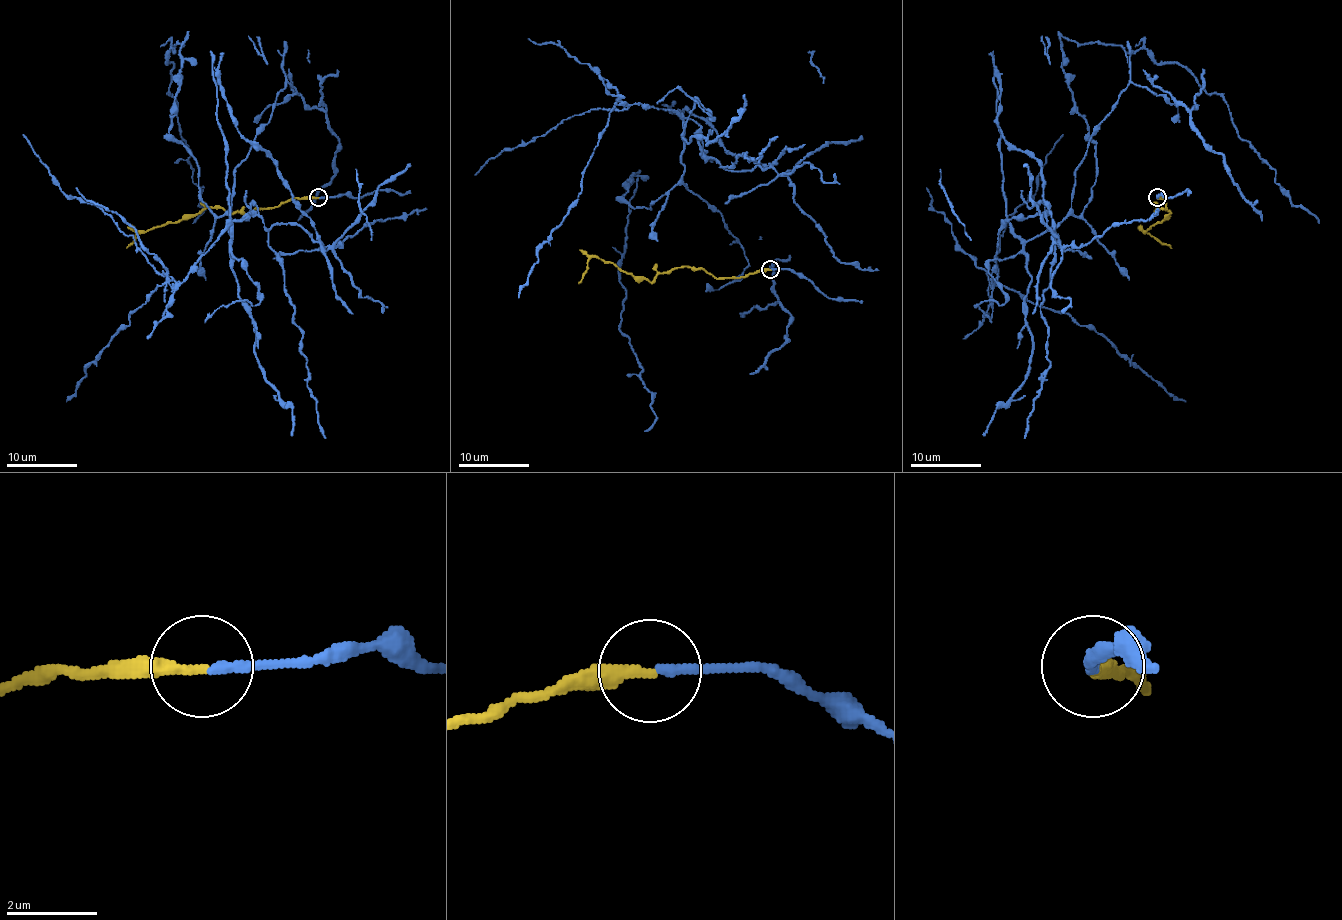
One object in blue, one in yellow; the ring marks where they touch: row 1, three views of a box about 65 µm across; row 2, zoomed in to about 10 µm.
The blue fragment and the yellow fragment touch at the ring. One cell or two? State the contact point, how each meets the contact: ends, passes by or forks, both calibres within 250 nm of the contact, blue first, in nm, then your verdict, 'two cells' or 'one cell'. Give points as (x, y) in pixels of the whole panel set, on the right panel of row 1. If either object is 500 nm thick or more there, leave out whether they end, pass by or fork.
at (1157, 197); blue ends there; yellow ends there; 220 nm thick on the blue side, 260 nm on the other; two cells

